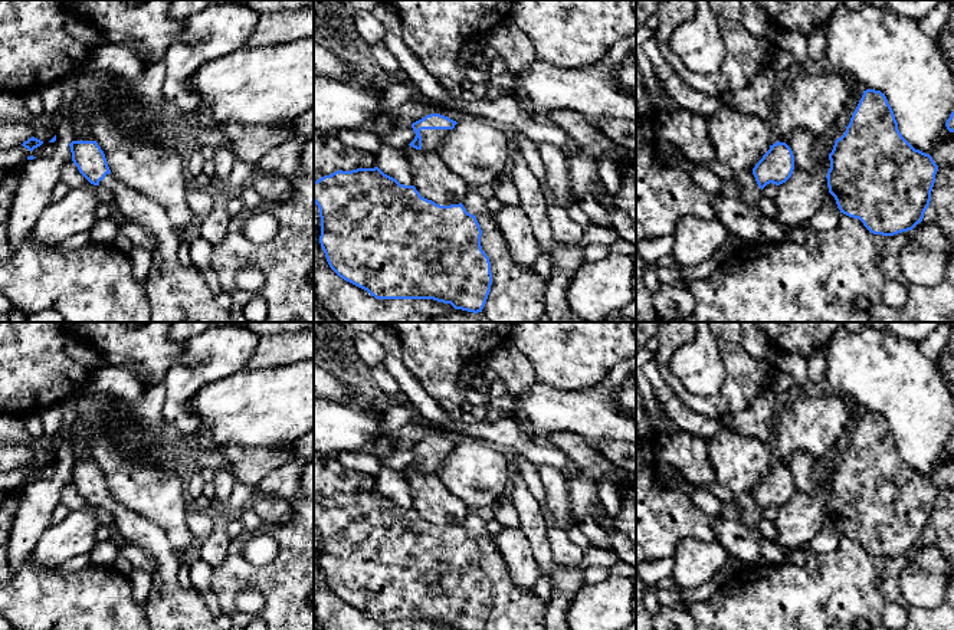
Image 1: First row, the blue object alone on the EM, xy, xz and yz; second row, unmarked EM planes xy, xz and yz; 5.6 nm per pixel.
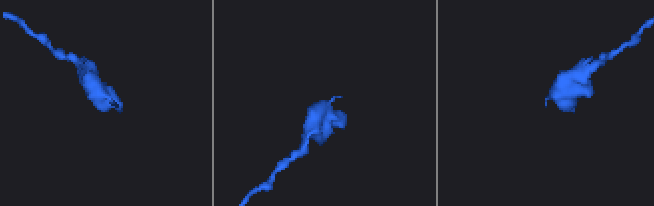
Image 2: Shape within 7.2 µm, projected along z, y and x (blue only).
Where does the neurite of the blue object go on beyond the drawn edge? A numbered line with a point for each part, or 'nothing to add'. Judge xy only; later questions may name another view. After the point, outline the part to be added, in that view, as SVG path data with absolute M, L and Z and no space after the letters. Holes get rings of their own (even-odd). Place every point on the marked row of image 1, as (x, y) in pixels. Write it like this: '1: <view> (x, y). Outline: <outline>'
1: xy (176, 294). Outline: M106 174L99 186L114 193L114 209L127 219L148 229L157 239L153 249L153 262L144 286L151 322L235 322L230 312L216 305L206 280L199 269L184 266L178 259L178 247L186 234L174 227L165 210L140 191L128 188L112 174Z

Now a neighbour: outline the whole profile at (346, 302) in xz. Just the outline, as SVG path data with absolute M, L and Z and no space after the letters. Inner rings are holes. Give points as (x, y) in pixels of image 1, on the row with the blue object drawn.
M314 201L314 296L337 322L427 322L433 315L455 309L433 299L376 299L330 268L319 236L321 217Z

